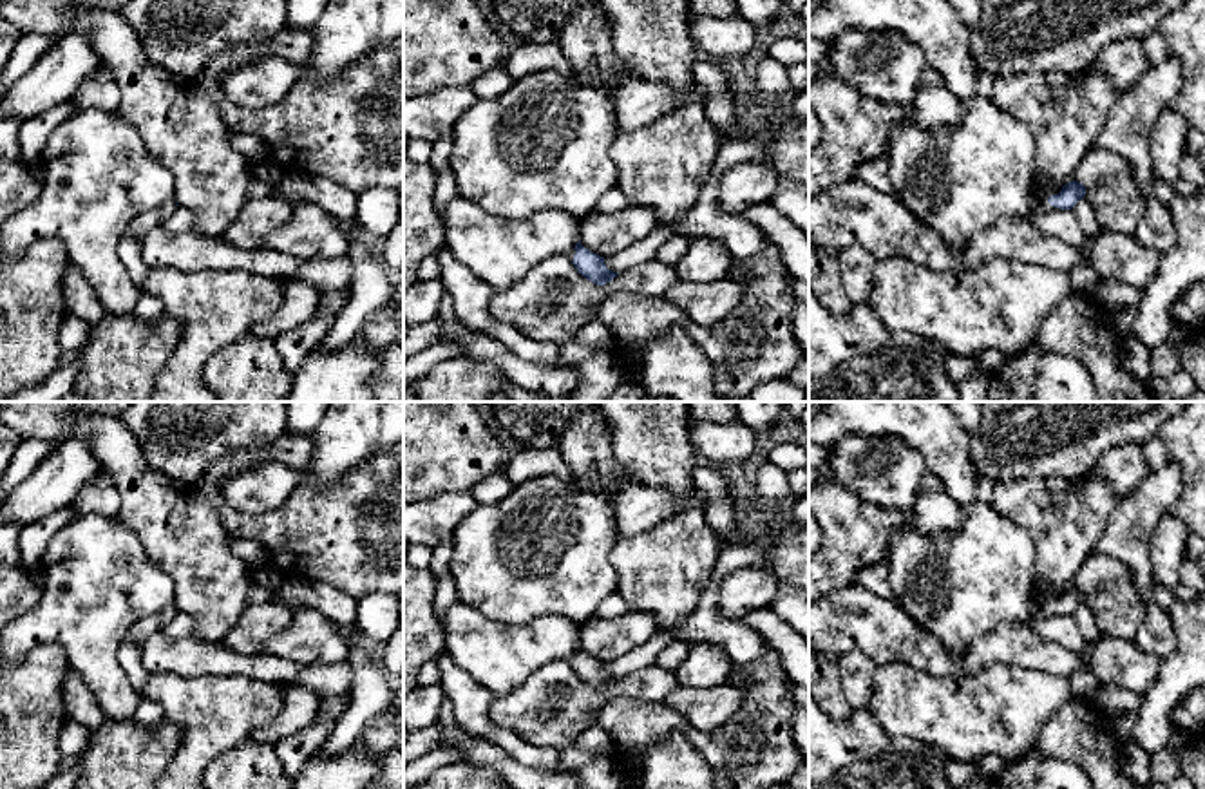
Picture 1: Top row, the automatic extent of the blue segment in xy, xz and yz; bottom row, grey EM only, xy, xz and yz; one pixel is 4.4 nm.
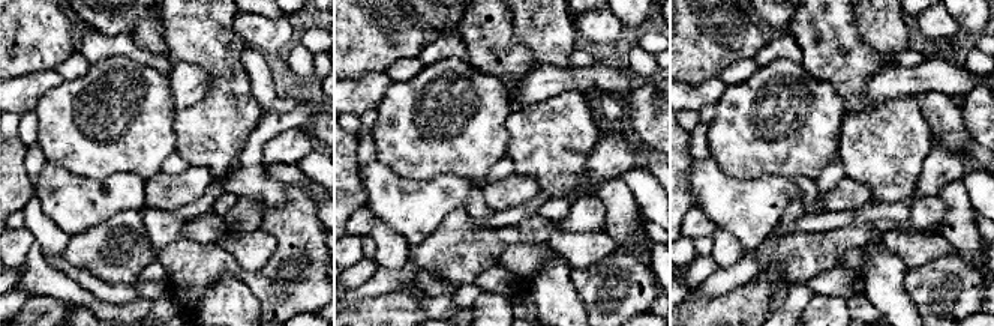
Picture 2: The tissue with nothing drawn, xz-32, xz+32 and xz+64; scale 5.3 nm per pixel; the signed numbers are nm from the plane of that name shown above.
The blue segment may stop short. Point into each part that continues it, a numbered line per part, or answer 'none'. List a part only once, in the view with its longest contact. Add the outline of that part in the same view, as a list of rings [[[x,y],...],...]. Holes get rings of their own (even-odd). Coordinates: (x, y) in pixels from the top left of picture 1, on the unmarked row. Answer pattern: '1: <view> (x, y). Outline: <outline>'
1: yz (1039, 612). Outline: [[[1048,603],[1035,606],[1033,612],[1031,612],[1033,619],[1049,619],[1053,615],[1060,615],[1060,613],[1051,612],[1048,608]]]

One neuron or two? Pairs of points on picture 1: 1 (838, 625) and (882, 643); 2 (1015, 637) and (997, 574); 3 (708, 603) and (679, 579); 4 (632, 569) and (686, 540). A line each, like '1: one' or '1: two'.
1: one
2: two
3: two
4: one

